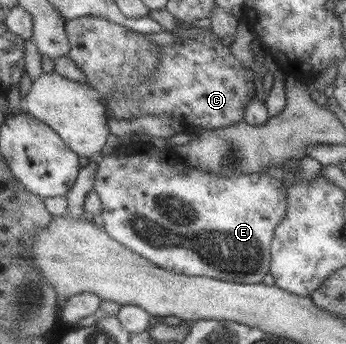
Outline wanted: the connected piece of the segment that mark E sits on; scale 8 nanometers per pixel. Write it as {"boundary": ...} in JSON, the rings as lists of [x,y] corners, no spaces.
{"boundary":[[[142,138],[131,140],[126,144],[119,142],[113,152],[99,158],[93,189],[101,201],[99,214],[103,221],[102,229],[114,239],[114,241],[120,243],[120,245],[124,245],[124,247],[127,247],[130,251],[147,259],[152,265],[161,267],[166,271],[188,276],[202,275],[204,277],[212,277],[212,279],[220,279],[220,281],[232,283],[260,283],[264,274],[269,273],[269,247],[272,241],[274,227],[282,220],[284,212],[287,211],[286,204],[288,204],[288,201],[286,201],[286,195],[284,195],[284,183],[279,179],[268,176],[265,172],[232,174],[230,176],[218,176],[208,173],[198,168],[187,166],[171,148],[167,146],[161,147],[161,143],[159,146],[156,146],[156,143],[156,138],[155,140],[153,139],[152,142]]]}

